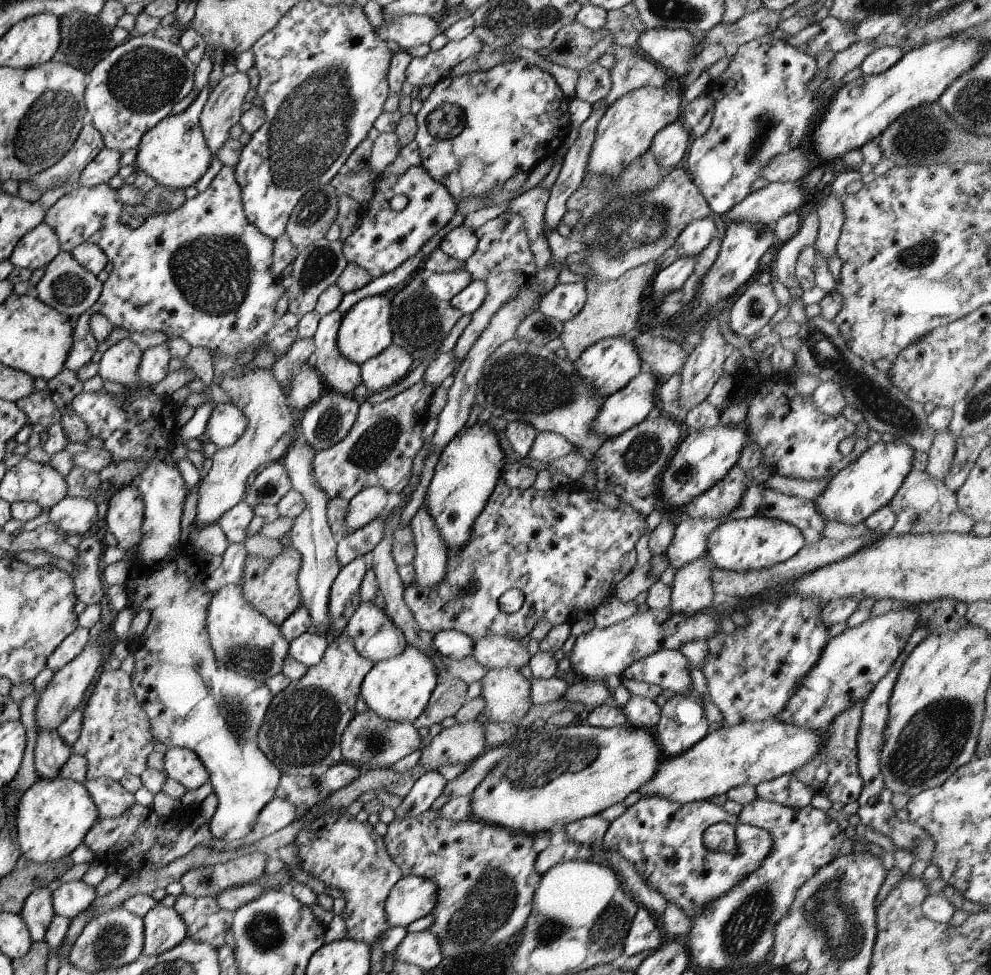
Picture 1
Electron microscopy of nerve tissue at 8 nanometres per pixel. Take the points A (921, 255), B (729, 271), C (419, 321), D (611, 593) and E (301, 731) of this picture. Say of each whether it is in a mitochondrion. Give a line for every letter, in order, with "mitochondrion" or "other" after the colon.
A: mitochondrion
B: other
C: mitochondrion
D: other
E: mitochondrion

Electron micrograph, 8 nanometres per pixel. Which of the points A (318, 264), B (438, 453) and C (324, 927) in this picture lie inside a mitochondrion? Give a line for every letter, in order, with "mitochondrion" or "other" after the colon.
A: mitochondrion
B: other
C: other

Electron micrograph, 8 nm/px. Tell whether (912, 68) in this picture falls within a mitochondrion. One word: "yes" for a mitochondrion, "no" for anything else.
no

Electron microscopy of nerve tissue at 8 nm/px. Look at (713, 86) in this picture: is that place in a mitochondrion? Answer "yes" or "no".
no

